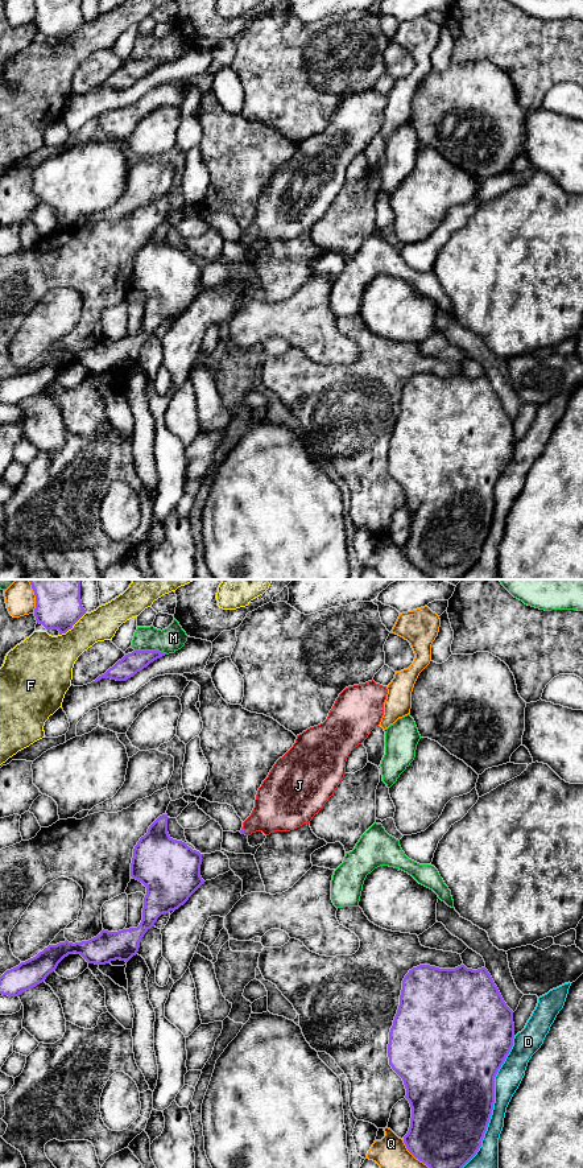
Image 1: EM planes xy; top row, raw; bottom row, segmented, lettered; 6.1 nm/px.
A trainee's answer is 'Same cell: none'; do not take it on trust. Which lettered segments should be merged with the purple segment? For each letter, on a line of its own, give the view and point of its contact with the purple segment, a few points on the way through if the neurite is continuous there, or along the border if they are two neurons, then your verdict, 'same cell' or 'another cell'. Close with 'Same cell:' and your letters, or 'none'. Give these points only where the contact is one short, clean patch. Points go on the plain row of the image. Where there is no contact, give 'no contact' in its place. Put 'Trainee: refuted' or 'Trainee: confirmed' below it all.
D: contact xy (493, 511); another cell
F: contact xy (73, 33); another cell
J: contact xy (243, 239); way xy (242, 239), (243, 239), (277, 217); same cell
M: contact xy (151, 60); another cell
Q: contact xy (36, 11); another cell
Same cell: J
Trainee: refuted

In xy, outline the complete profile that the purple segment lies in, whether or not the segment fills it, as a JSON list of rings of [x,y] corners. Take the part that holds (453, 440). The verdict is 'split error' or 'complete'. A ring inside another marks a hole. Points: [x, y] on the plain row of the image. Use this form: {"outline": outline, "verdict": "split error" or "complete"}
{"outline": [[[419,373],[405,384],[389,441],[388,466],[389,474],[404,490],[405,507],[412,516],[404,552],[430,579],[462,579],[481,556],[495,512],[495,486],[513,455],[513,447],[513,420],[485,376],[472,379],[464,373],[455,377]]], "verdict": "complete"}

